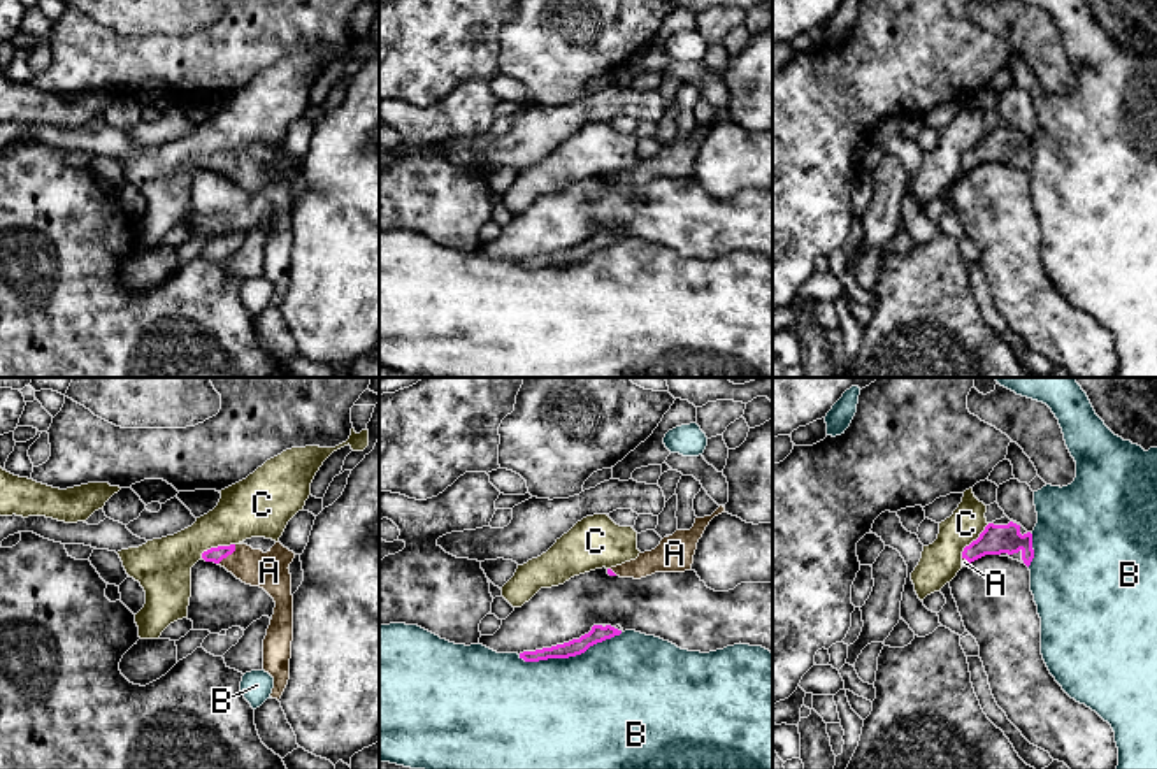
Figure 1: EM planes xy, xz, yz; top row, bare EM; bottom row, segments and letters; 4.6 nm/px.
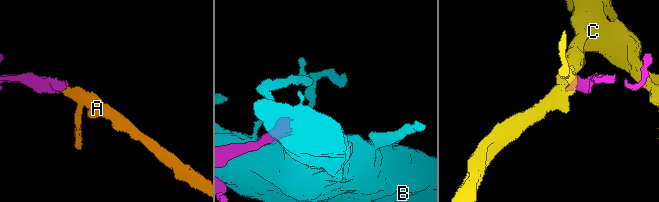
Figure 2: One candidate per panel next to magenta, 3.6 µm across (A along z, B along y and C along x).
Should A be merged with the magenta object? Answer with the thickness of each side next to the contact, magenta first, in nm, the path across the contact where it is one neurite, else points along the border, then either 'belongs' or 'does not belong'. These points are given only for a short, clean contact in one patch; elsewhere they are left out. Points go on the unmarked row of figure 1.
70 nm thick on the magenta side, 170 nm on the other; runs through xy (216, 162), (229, 160), (253, 174), (269, 178); belongs

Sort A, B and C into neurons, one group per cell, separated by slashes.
A / B / C

